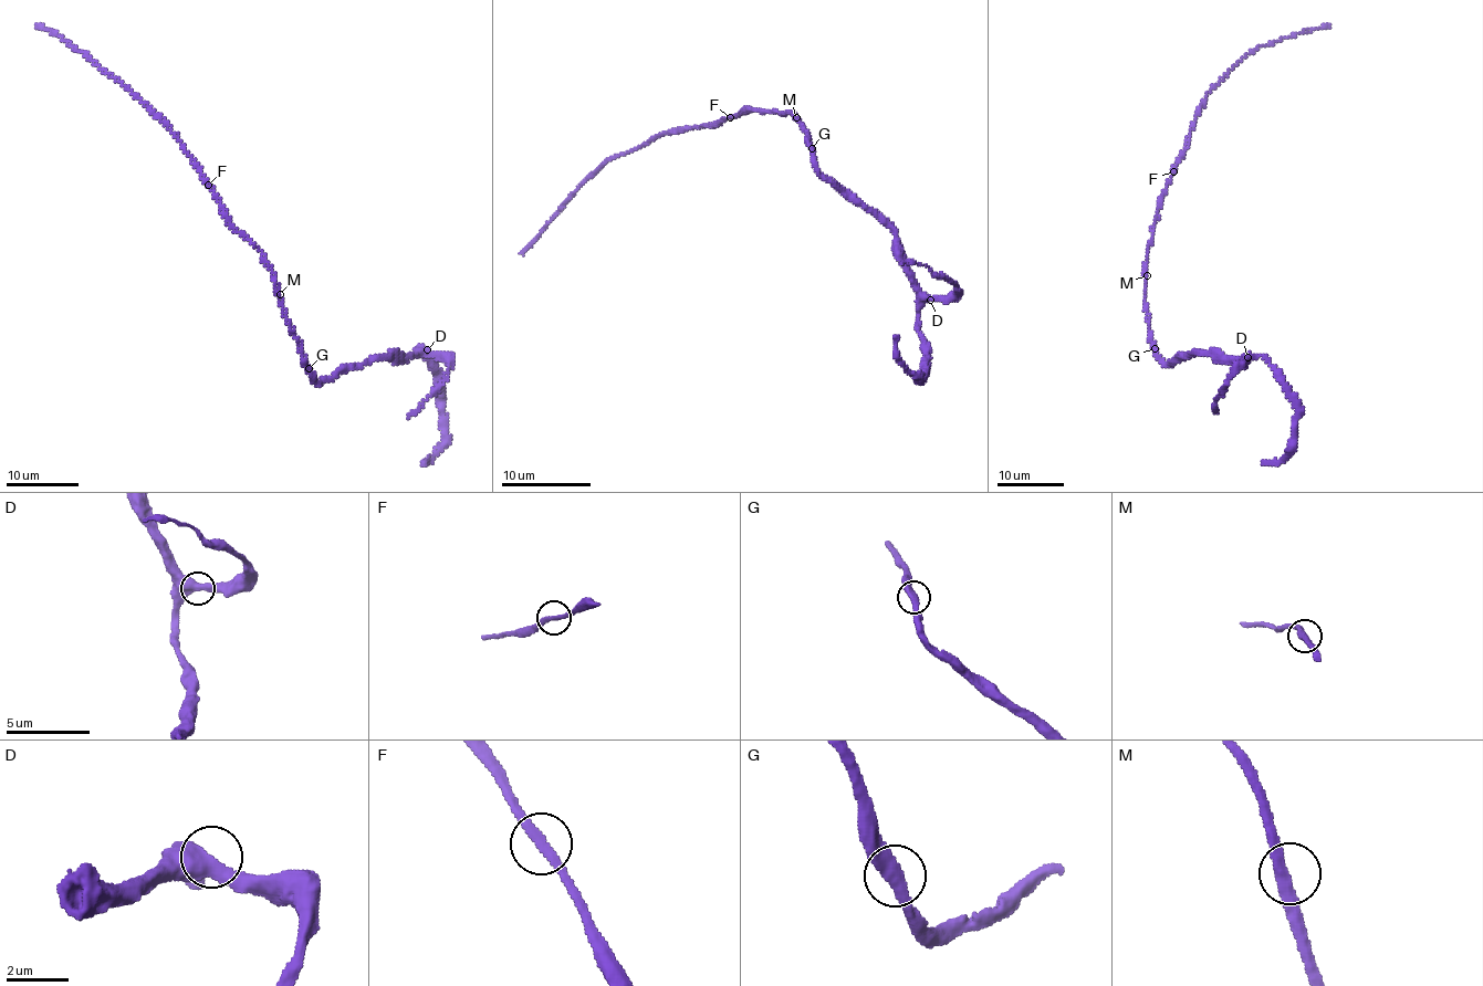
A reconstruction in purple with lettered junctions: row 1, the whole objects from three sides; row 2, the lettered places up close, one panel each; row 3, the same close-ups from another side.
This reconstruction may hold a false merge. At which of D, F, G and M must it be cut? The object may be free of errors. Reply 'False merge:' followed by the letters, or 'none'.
False merge: none

